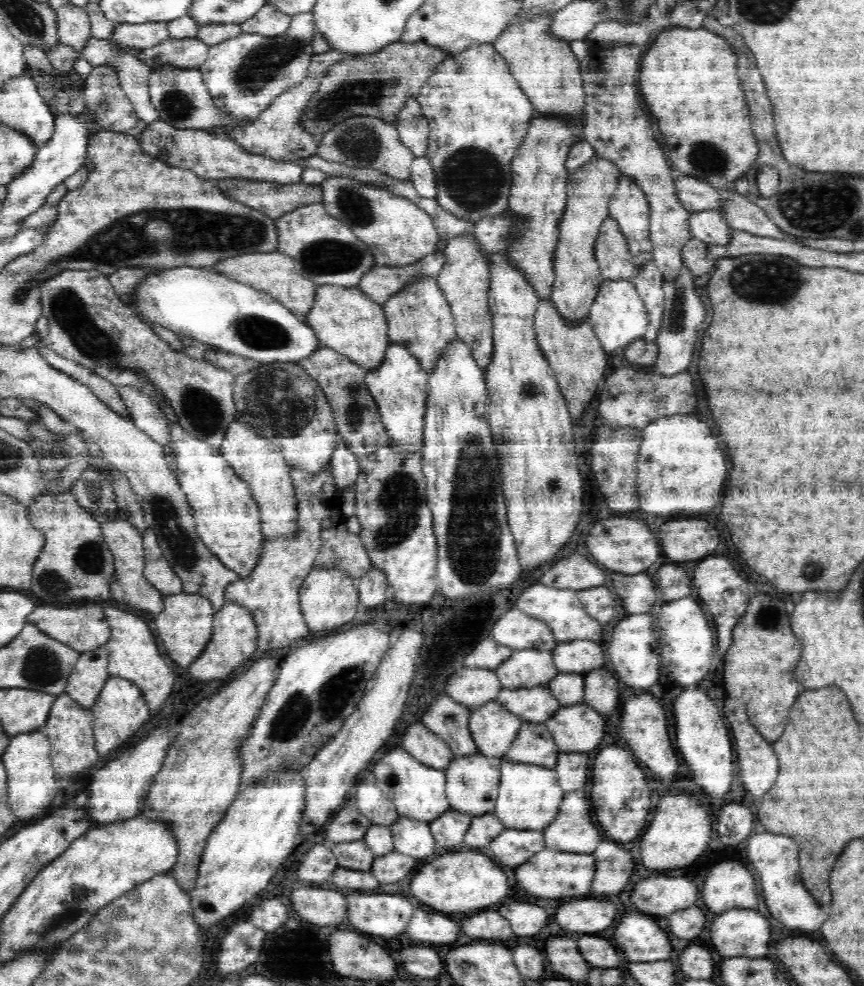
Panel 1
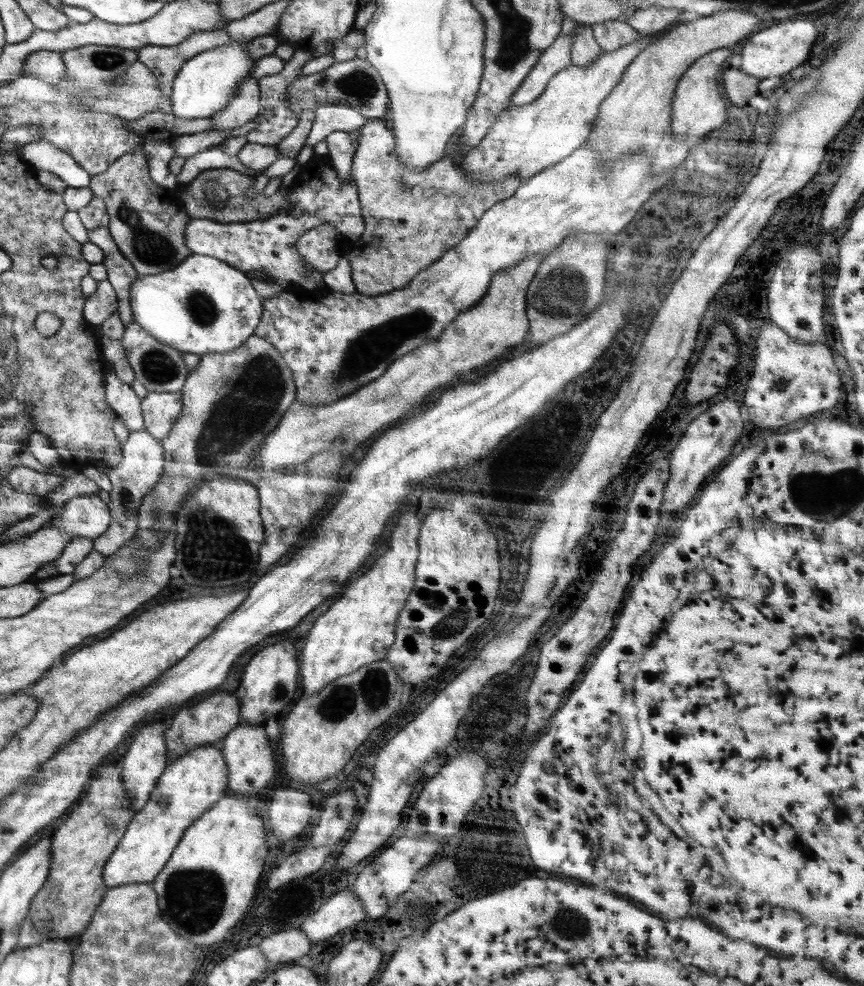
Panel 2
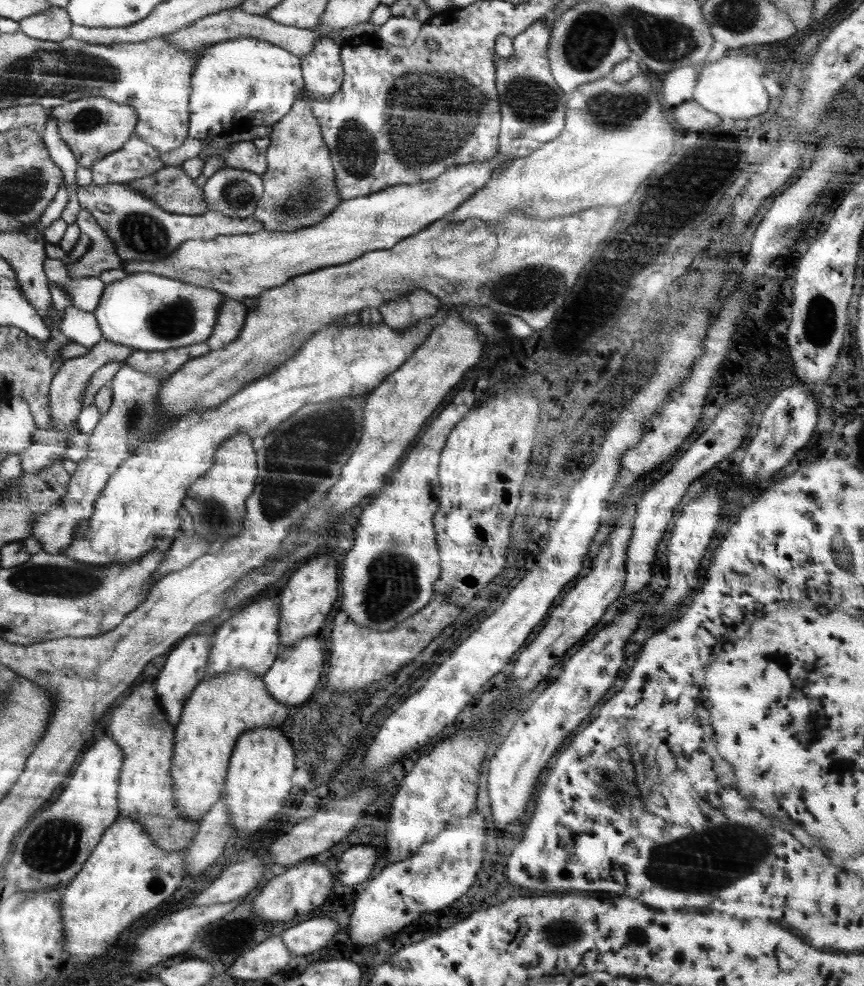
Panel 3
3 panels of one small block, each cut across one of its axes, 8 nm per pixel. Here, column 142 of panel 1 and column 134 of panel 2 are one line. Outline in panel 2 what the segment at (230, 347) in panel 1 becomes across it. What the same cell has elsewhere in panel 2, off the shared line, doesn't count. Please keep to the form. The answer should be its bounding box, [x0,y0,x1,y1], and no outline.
[131,253,263,355]

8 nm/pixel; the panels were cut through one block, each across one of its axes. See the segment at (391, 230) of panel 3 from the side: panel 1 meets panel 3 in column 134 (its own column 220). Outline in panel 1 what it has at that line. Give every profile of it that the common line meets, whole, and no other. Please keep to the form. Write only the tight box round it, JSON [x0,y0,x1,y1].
[210,252,317,317]

